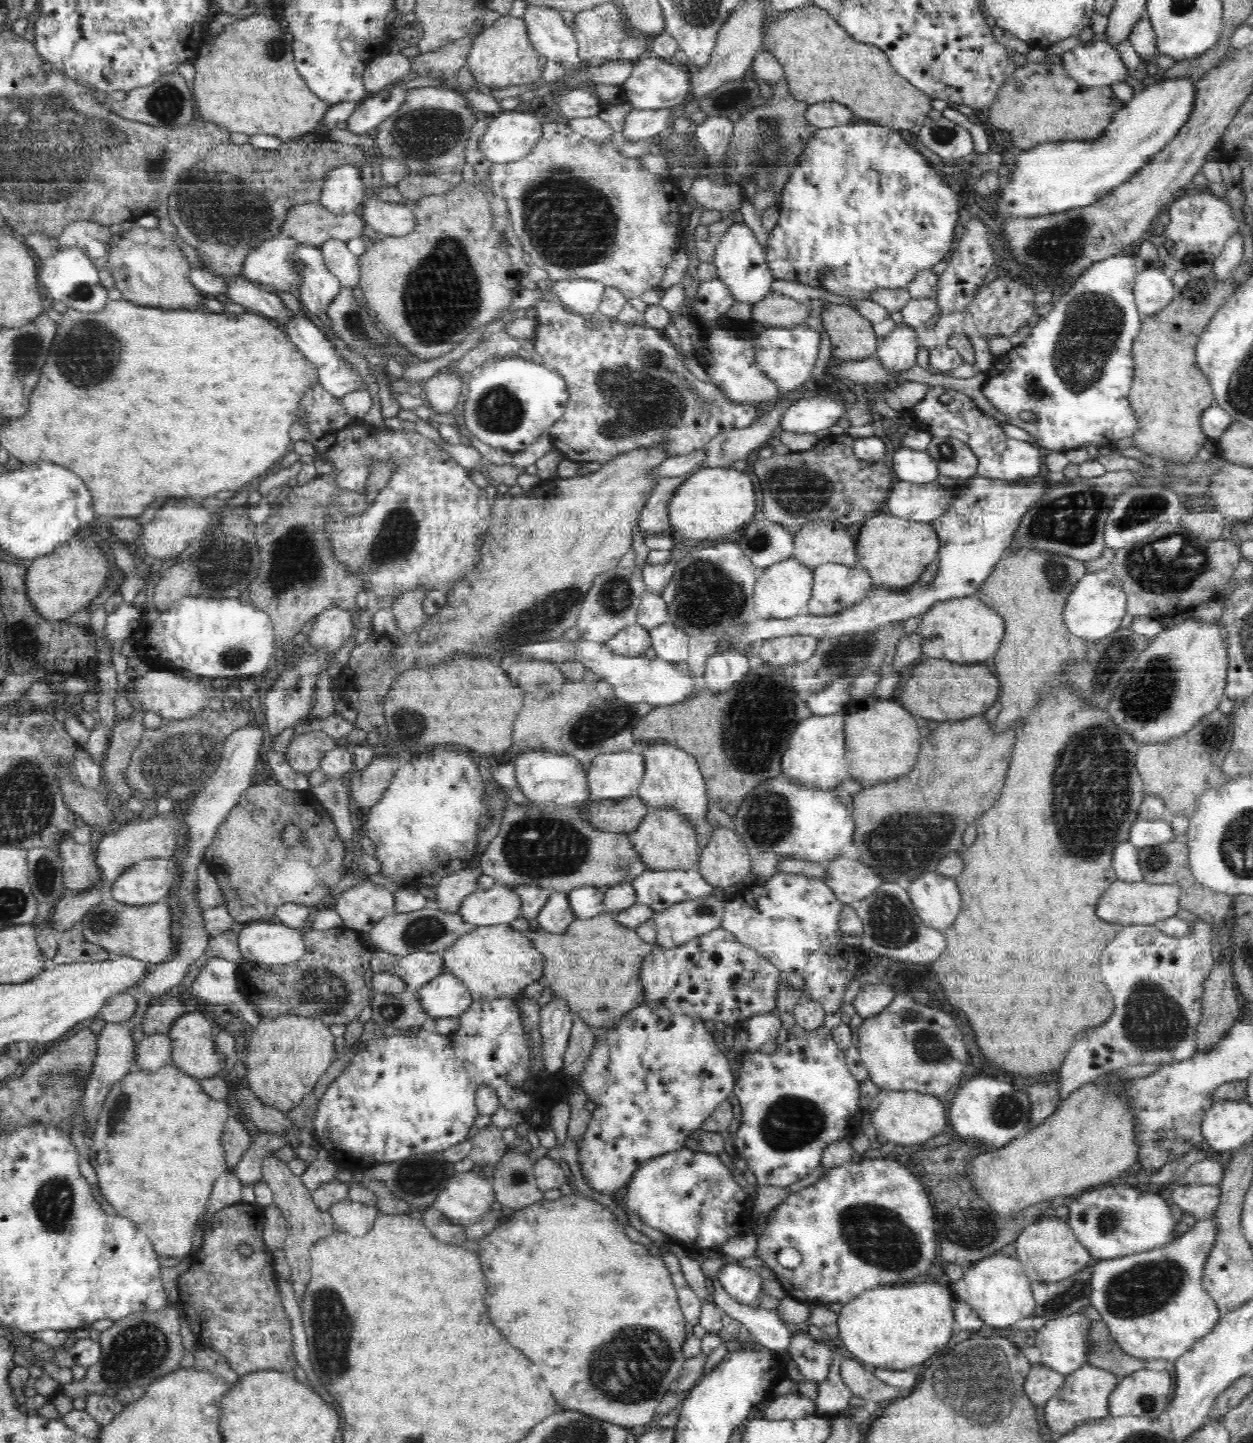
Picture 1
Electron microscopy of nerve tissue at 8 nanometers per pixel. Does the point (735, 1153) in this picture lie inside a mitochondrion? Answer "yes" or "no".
no

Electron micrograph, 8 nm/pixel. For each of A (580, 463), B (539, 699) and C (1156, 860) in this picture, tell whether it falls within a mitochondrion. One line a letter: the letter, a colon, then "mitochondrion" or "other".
A: other
B: other
C: mitochondrion

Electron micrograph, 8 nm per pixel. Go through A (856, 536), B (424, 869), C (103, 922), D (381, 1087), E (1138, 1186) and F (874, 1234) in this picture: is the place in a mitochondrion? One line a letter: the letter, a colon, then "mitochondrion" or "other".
A: other
B: other
C: mitochondrion
D: other
E: other
F: mitochondrion

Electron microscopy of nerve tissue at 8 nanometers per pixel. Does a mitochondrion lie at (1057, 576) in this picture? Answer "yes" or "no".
yes

